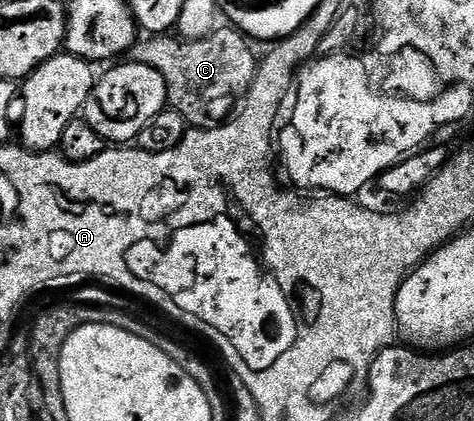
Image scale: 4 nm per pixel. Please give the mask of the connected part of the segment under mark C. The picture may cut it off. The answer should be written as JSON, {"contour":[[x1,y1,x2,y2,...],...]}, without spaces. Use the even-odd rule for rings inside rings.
{"contour":[[218,28,206,38,196,40,182,40,177,36,145,36,138,40,128,52,128,61,147,64,165,77,169,93,168,105,190,127,210,130,223,122,228,122,230,118,234,117,246,92,253,86,259,65,258,55,253,55,253,50,249,47,251,45,250,39,246,35,236,28,228,29]]}

